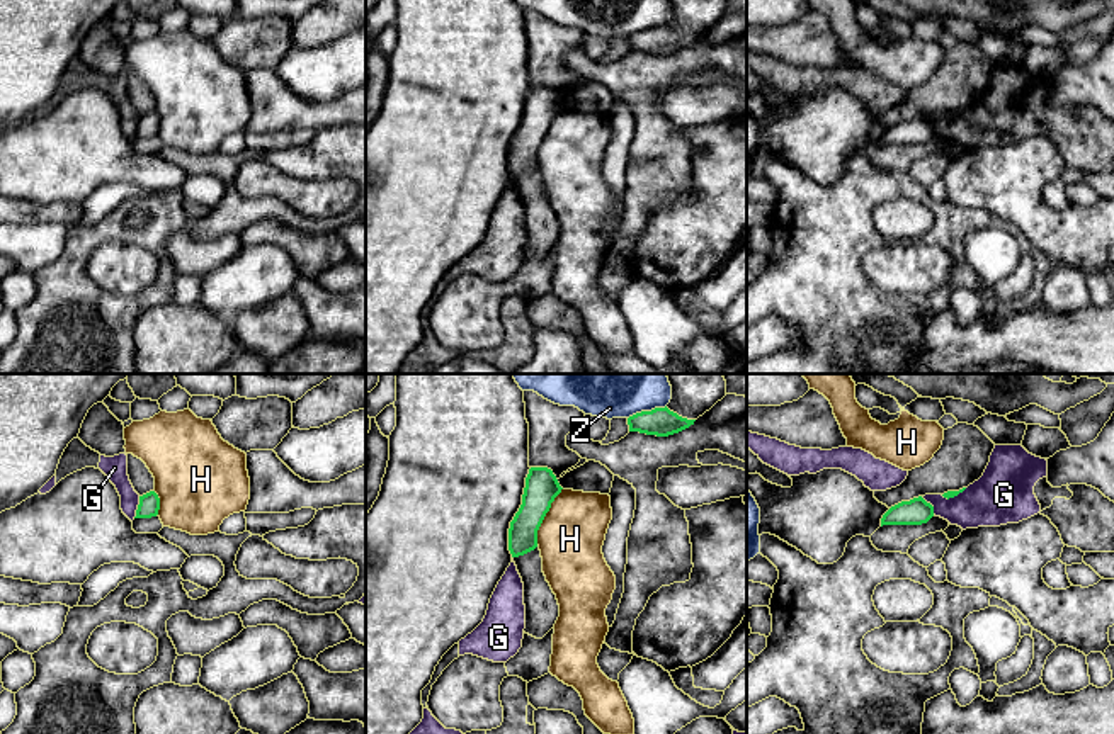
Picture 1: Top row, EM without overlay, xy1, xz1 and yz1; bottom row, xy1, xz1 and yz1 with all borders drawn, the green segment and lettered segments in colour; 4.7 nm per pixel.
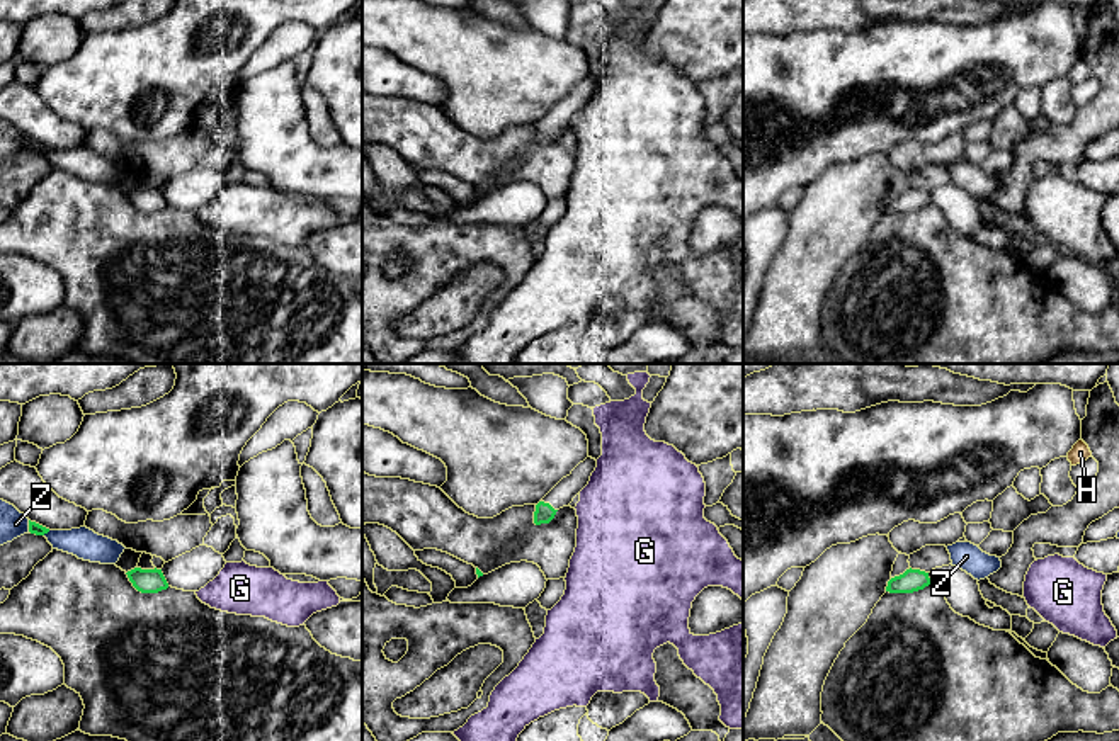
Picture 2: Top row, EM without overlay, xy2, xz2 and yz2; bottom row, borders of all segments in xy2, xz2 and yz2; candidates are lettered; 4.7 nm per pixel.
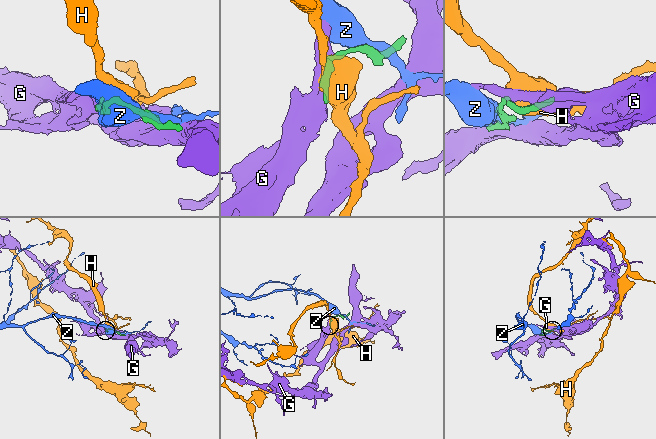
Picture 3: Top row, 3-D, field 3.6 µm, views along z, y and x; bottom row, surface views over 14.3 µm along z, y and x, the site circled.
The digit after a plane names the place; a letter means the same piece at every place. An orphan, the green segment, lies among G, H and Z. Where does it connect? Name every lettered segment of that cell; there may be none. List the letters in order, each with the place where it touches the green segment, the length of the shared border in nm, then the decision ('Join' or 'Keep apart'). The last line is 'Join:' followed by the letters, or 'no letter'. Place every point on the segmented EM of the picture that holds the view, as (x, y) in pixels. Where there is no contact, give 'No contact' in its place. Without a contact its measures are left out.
G: Touches green at xy1 (138, 507). Shared border 110 nm. Keep apart
H: Touches green at xz1 (545, 515). Shared border 300 nm. Keep apart
Z: Touches green at xz1 (647, 412). Shared border 200 nm. Keep apart
Join: no letter

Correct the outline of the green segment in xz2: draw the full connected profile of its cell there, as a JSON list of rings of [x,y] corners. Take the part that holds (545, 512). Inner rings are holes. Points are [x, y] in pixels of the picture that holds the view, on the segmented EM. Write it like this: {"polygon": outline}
{"polygon": [[[587,457],[580,462],[570,476],[563,478],[537,505],[534,512],[534,523],[549,523],[556,512],[568,506],[573,498],[588,484],[597,461]]]}

